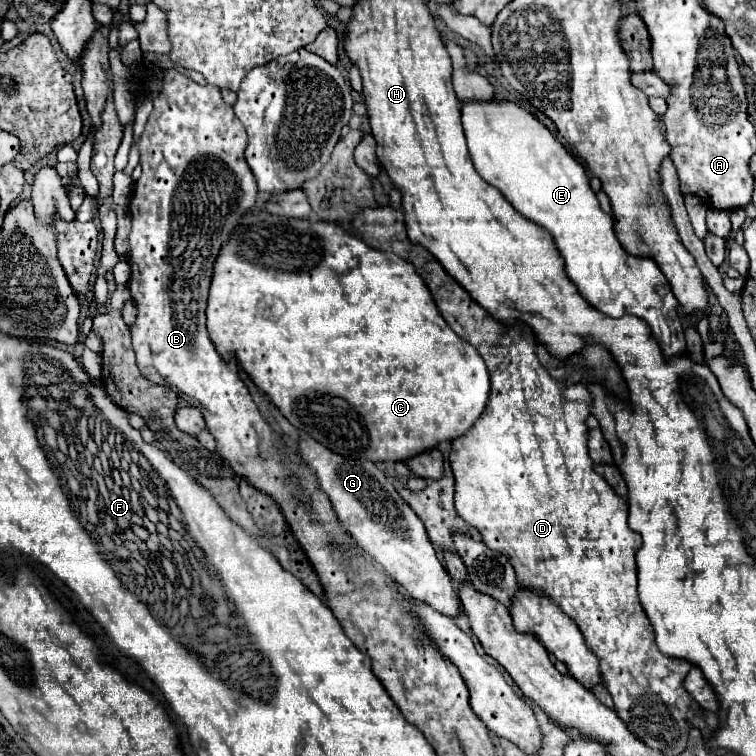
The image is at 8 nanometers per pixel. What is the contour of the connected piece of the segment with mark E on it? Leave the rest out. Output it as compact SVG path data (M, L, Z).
M467 101L467 103L463 103L463 107L461 107L461 122L469 155L471 155L475 171L477 171L477 173L479 173L489 185L497 187L497 189L503 193L503 197L509 199L509 203L511 203L511 205L513 205L513 207L515 207L525 219L533 221L535 225L539 225L539 227L543 227L543 229L547 229L547 231L551 233L551 237L553 237L553 241L555 241L555 247L559 249L559 253L561 253L561 257L563 257L563 261L565 261L565 273L567 273L567 277L573 281L573 285L579 289L581 297L583 297L585 301L589 301L591 307L595 307L597 311L601 311L601 313L607 315L607 317L637 315L639 319L649 321L649 327L651 327L651 331L653 331L653 337L659 341L663 355L665 355L665 357L671 357L671 355L683 355L687 343L685 343L683 325L681 325L681 319L679 319L679 313L677 313L677 305L679 305L679 301L675 299L675 295L673 295L673 291L671 291L671 285L667 283L665 275L661 273L661 269L657 267L657 263L655 263L653 259L649 259L649 257L635 257L635 255L629 255L629 253L623 249L623 245L619 243L619 239L617 239L617 235L615 235L615 229L613 229L613 217L607 215L607 213L599 207L599 201L597 201L593 189L589 187L589 177L587 177L583 165L581 165L581 163L579 163L579 161L577 161L577 159L575 159L575 157L573 157L573 155L571 155L571 153L569 153L569 151L567 151L567 149L565 149L565 147L563 147L563 145L561 145L561 143L549 133L549 129L547 129L543 123L539 123L531 113L523 111L521 107L517 107L517 105L511 103L511 101L489 101L489 103Z

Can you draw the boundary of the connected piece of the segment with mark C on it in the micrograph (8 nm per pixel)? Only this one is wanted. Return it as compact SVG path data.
M263 207L247 211L231 239L223 245L221 255L217 257L217 263L213 267L207 303L207 329L217 351L223 357L233 355L249 373L253 383L271 397L275 407L287 417L293 427L349 459L365 457L373 463L405 461L415 453L435 447L439 441L453 441L465 435L465 431L473 427L473 421L477 421L477 417L485 411L485 405L489 401L491 385L485 361L477 355L477 349L471 343L465 343L457 333L453 333L445 319L439 315L437 307L433 305L433 297L423 279L415 273L415 267L393 253L383 253L379 249L369 247L361 239L345 233L339 225L321 221L317 217L301 221L275 217Z

